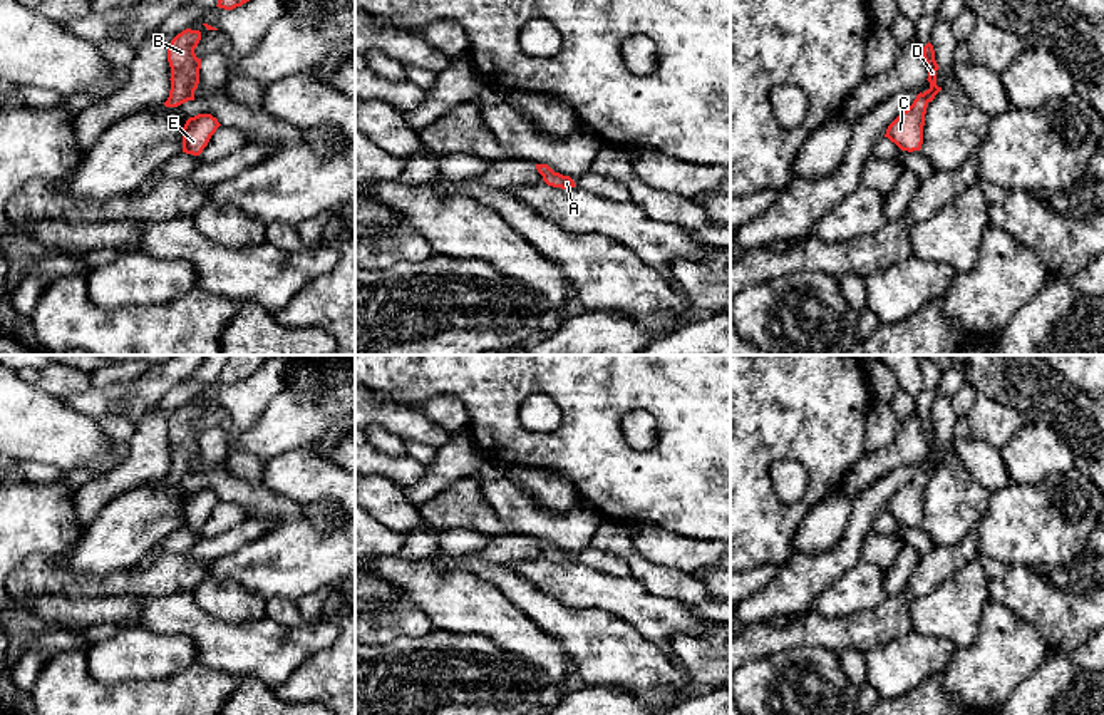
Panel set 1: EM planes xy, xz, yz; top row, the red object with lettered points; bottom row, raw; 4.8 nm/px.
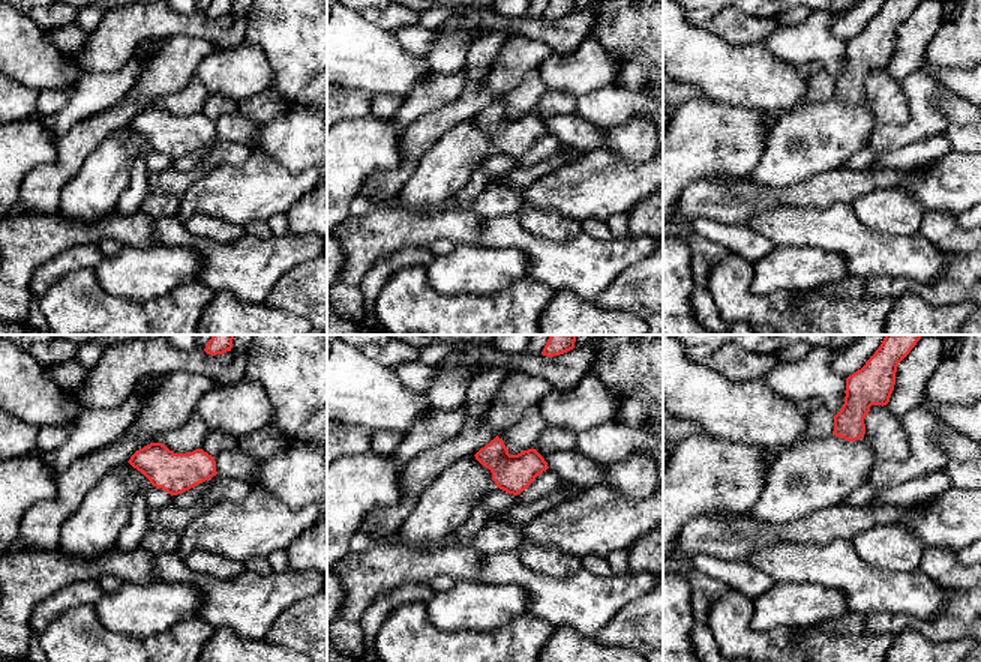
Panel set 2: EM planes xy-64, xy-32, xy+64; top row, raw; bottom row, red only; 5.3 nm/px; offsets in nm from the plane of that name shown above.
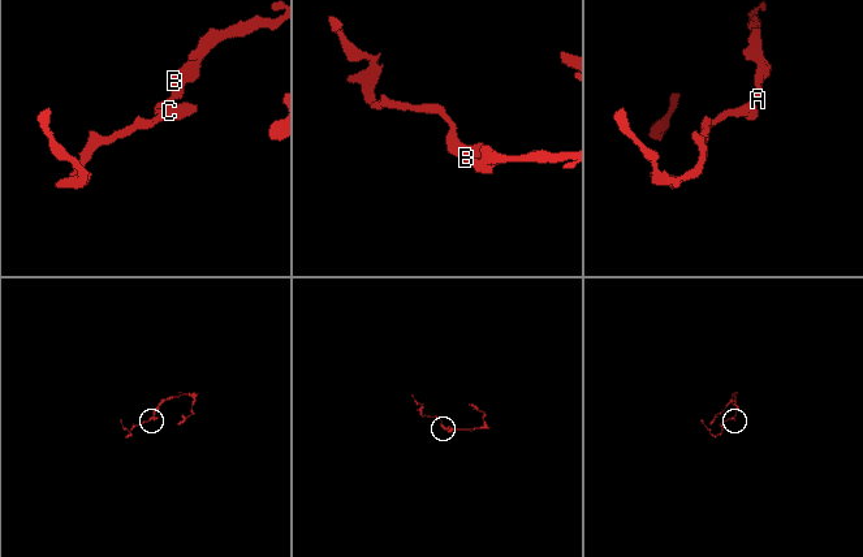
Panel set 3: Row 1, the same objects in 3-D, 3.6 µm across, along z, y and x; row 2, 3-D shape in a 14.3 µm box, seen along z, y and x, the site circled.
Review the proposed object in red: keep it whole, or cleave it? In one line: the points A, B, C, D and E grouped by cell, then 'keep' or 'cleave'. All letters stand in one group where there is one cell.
A B C D E | keep

